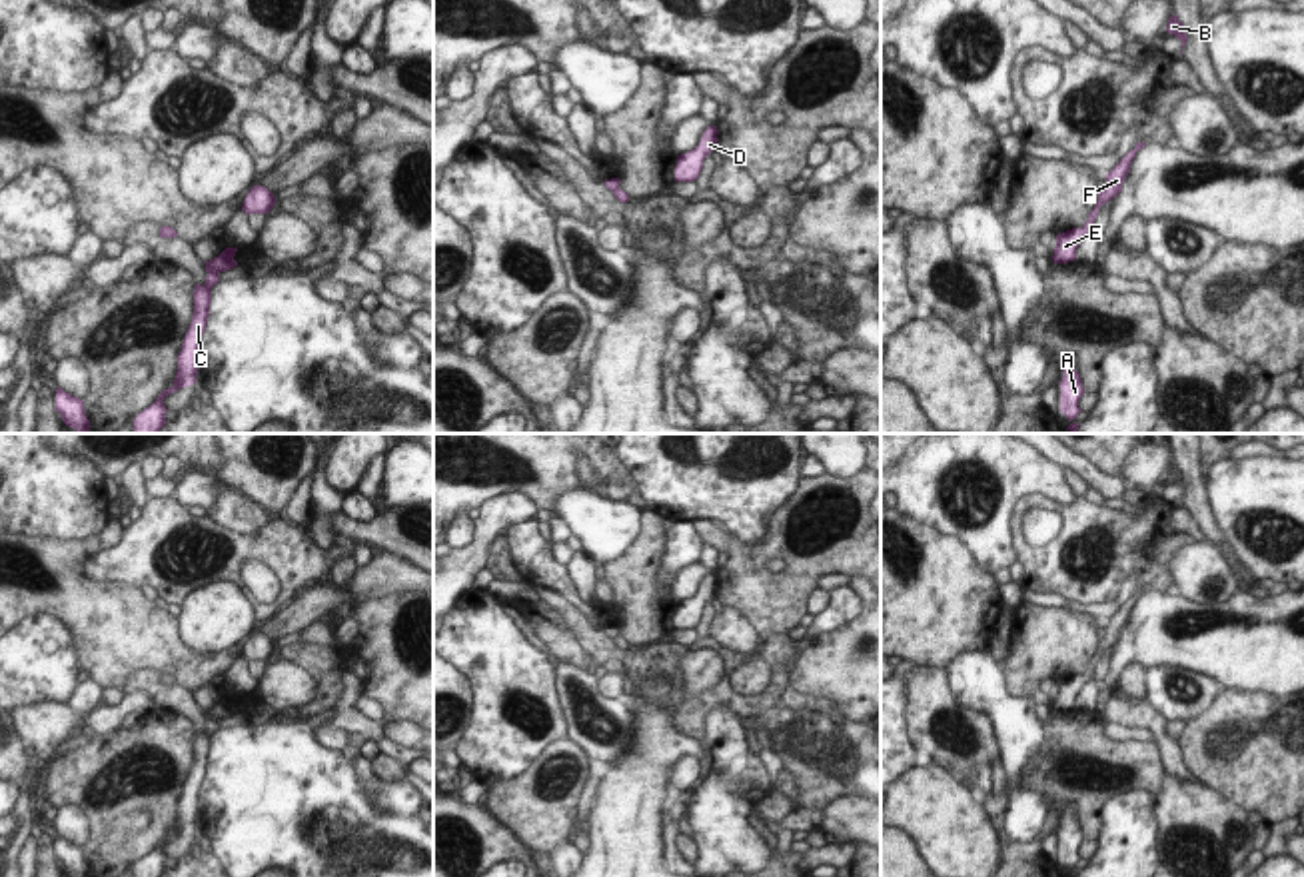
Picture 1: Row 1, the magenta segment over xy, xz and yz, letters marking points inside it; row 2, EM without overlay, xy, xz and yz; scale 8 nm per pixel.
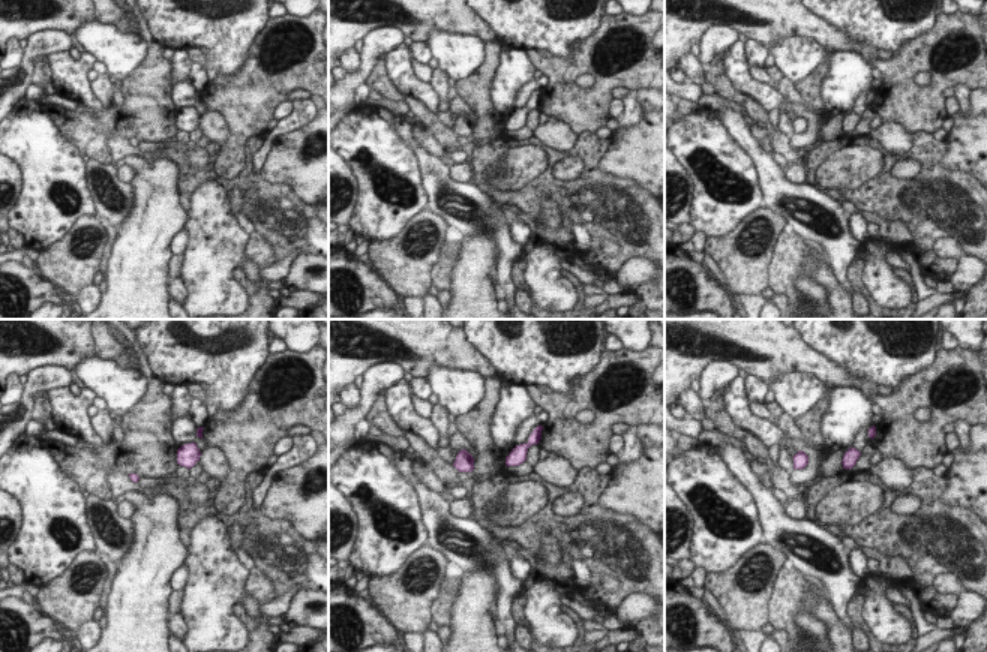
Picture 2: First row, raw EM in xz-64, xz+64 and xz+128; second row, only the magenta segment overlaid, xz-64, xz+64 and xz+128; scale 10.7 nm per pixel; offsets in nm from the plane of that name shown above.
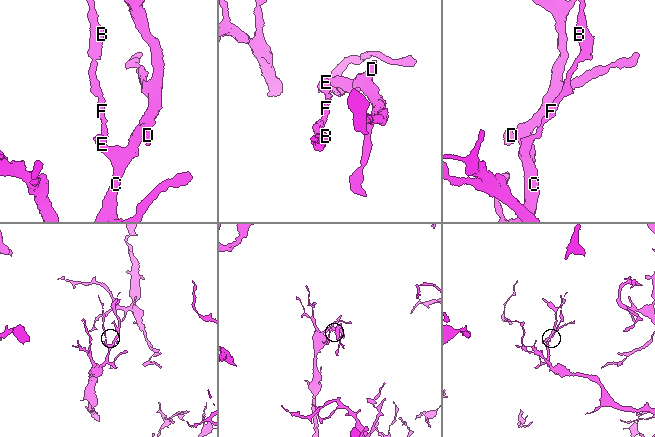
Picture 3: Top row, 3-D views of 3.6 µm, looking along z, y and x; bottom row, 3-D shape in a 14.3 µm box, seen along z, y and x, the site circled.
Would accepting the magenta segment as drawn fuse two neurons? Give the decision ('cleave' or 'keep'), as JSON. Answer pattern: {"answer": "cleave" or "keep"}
{"answer": "keep"}

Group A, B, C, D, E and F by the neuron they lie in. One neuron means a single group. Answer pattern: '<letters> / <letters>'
A B C D E F

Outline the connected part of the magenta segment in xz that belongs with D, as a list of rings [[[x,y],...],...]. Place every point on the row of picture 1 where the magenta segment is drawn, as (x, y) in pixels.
[[[709,126],[695,150],[677,156],[675,182],[695,182],[699,178],[705,158],[717,150],[717,134],[717,126]]]

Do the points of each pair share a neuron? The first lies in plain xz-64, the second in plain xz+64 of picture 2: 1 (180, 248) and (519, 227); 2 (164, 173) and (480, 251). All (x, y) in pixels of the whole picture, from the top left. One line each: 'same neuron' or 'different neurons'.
1: same neuron
2: same neuron

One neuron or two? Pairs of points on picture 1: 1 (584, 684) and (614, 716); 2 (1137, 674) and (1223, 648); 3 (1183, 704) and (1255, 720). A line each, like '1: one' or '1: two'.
1: one
2: two
3: two

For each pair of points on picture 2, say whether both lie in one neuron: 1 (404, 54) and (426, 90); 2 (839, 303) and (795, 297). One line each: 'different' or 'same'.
1: same
2: same

